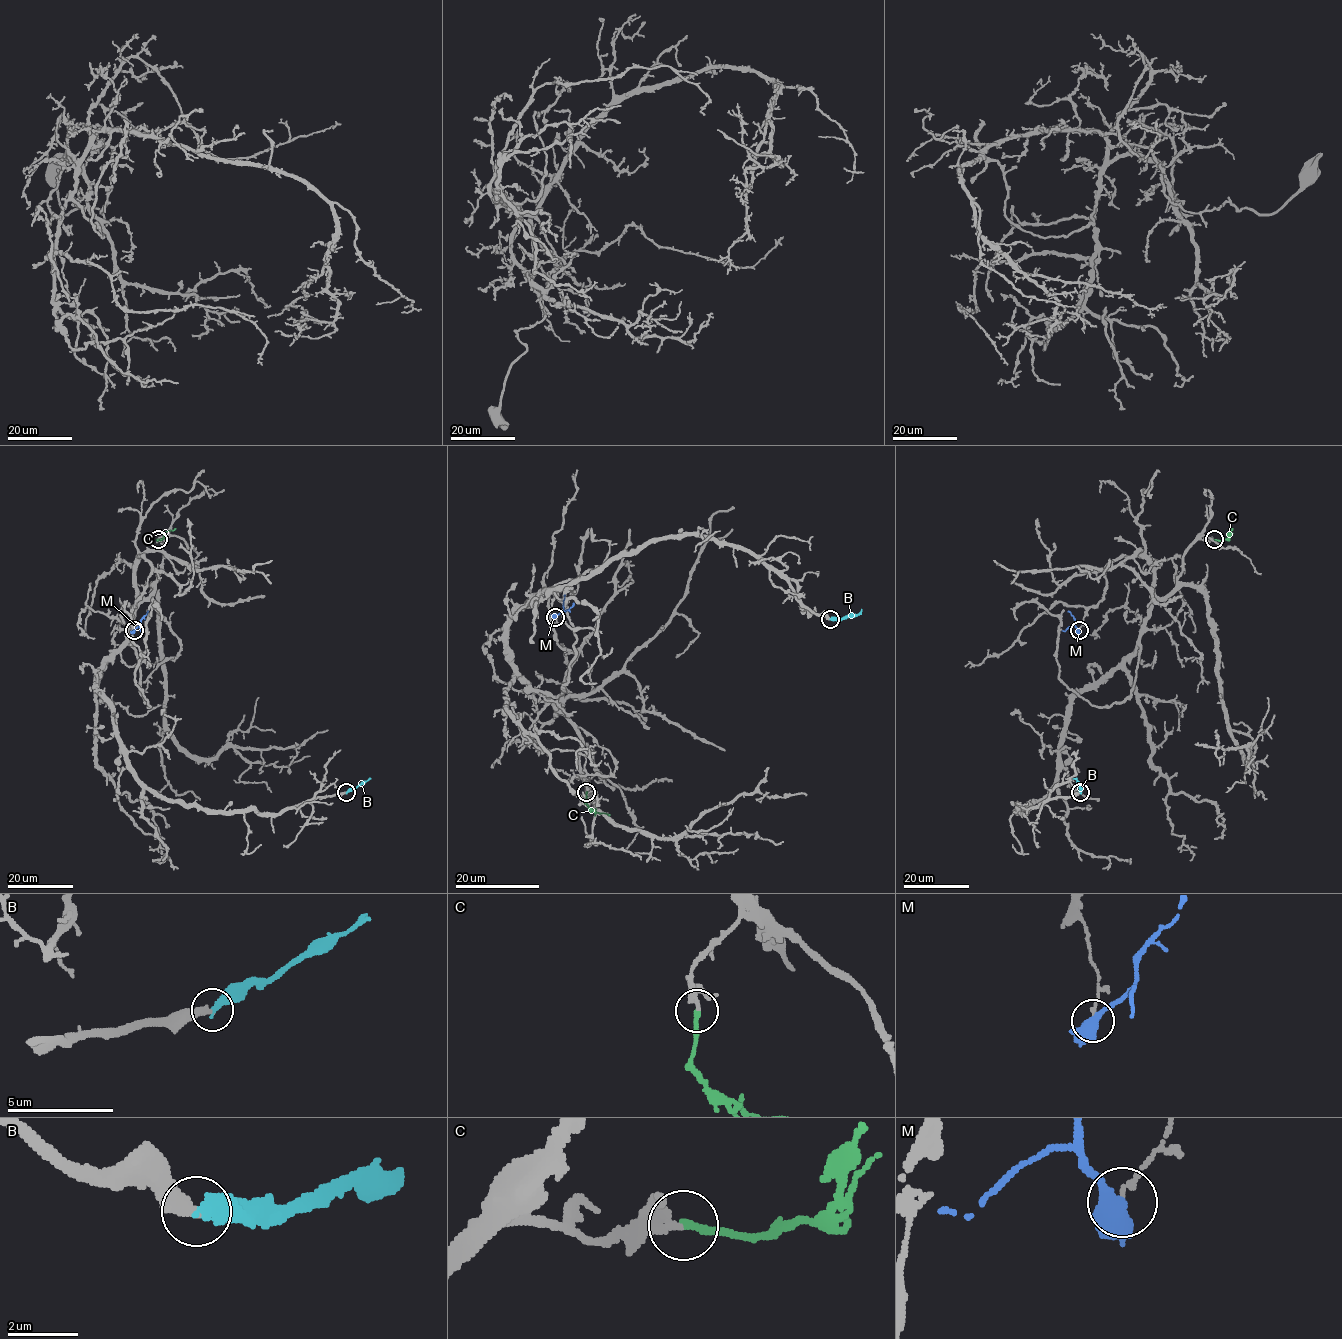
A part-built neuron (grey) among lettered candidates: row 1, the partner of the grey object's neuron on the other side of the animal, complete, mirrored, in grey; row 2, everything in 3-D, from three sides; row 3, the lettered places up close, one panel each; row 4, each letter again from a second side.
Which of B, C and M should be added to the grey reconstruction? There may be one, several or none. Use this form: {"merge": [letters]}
{"merge": ["B", "C"]}

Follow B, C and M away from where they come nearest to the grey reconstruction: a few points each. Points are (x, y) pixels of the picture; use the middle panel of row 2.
B: (830, 619), (854, 616), (862, 609)
C: (586, 792), (585, 802), (590, 808), (609, 814)
M: (556, 616), (573, 603)

